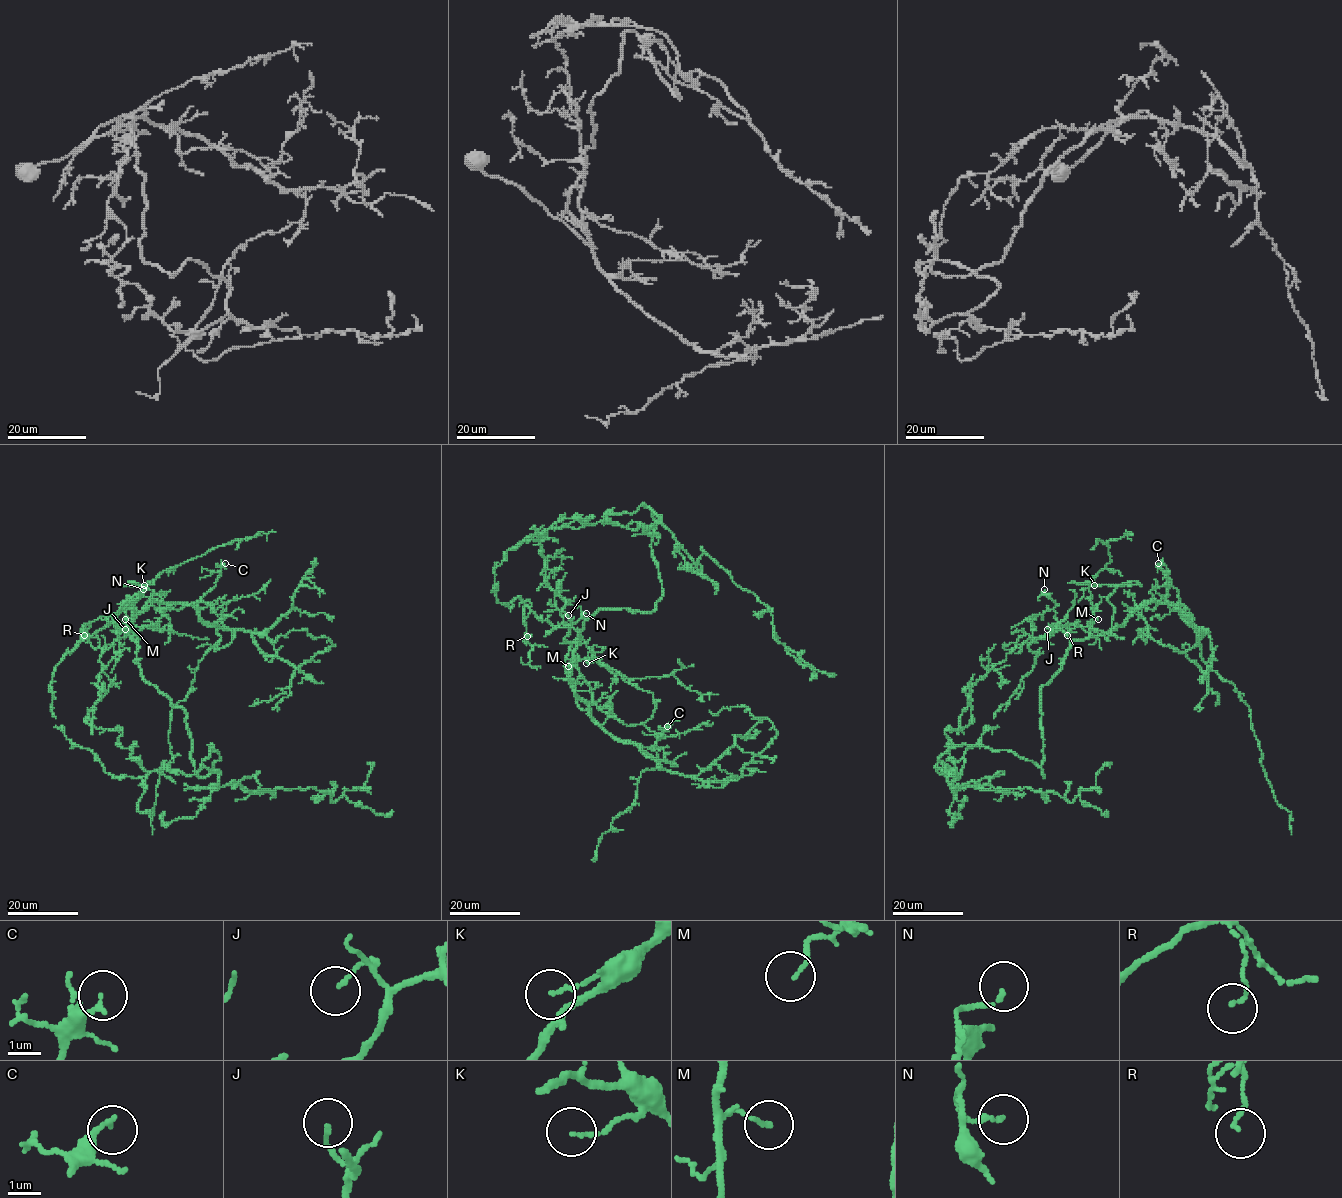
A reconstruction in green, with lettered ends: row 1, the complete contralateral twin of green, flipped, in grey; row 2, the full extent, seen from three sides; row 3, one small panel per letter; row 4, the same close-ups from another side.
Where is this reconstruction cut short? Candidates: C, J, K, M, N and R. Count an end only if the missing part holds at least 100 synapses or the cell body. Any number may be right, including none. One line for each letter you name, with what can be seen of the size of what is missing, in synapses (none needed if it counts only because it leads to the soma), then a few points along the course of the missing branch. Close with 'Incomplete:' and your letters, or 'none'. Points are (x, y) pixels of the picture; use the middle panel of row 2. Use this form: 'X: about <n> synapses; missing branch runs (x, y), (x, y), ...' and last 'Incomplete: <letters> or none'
Incomplete: N

